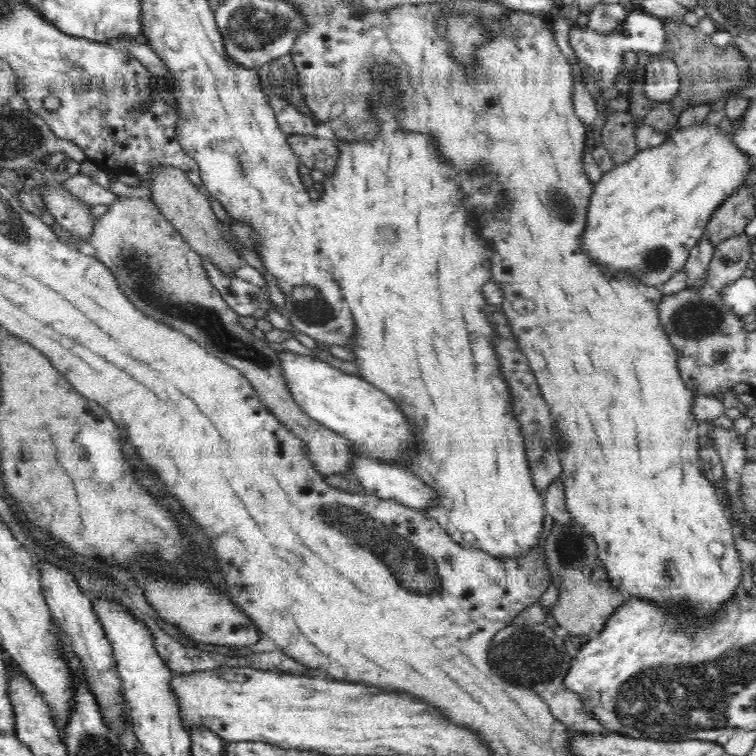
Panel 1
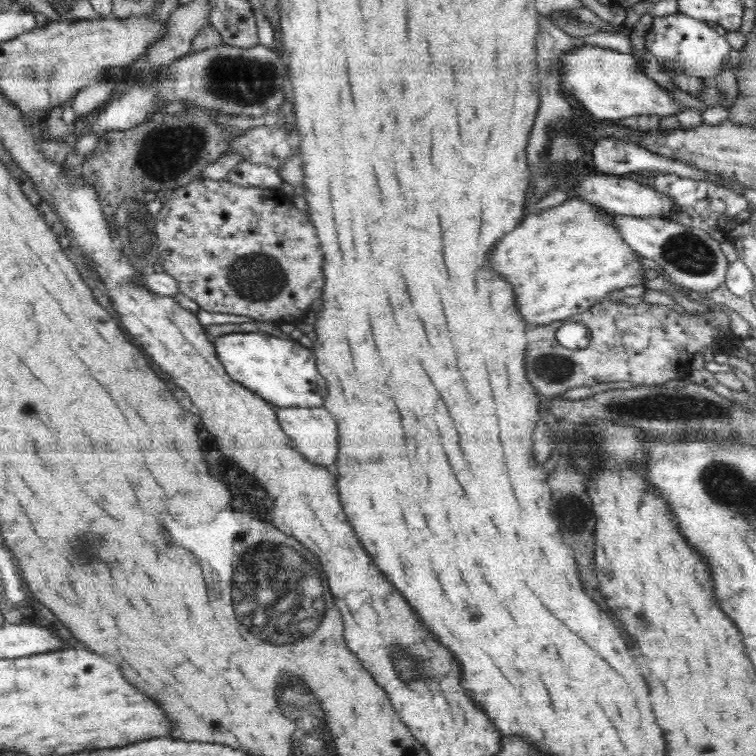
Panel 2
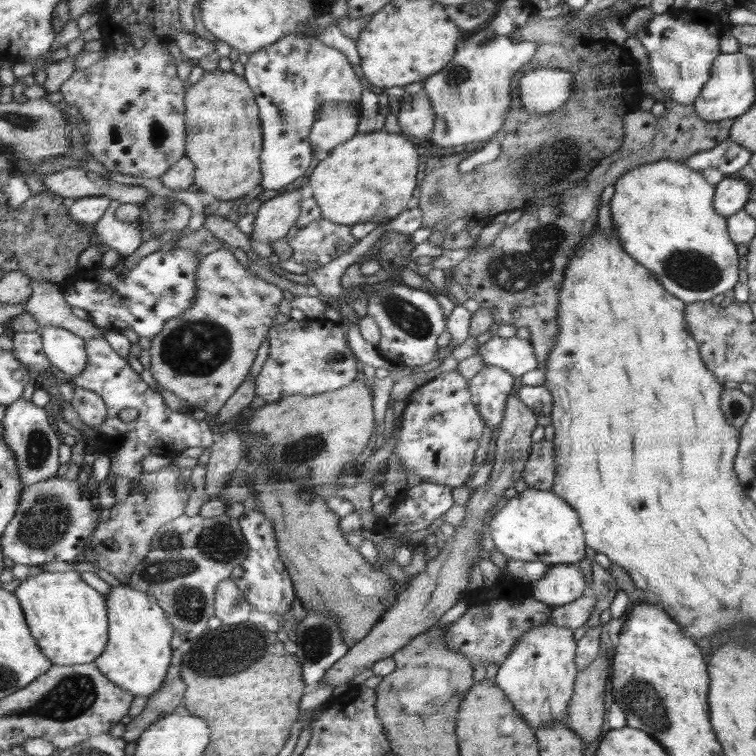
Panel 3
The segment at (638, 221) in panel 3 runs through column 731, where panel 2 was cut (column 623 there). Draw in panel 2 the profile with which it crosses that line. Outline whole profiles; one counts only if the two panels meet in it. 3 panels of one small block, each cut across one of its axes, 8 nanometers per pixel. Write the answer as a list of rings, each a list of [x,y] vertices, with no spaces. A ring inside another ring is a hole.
[[[573,196],[559,206],[546,209],[540,214],[530,213],[520,226],[513,229],[512,234],[504,236],[504,242],[496,246],[496,266],[516,282],[516,290],[520,290],[520,306],[524,306],[524,314],[528,314],[529,328],[545,325],[549,322],[564,320],[573,314],[580,314],[591,309],[596,302],[612,290],[622,290],[628,286],[644,284],[644,270],[638,254],[613,226],[613,215],[582,197]]]

